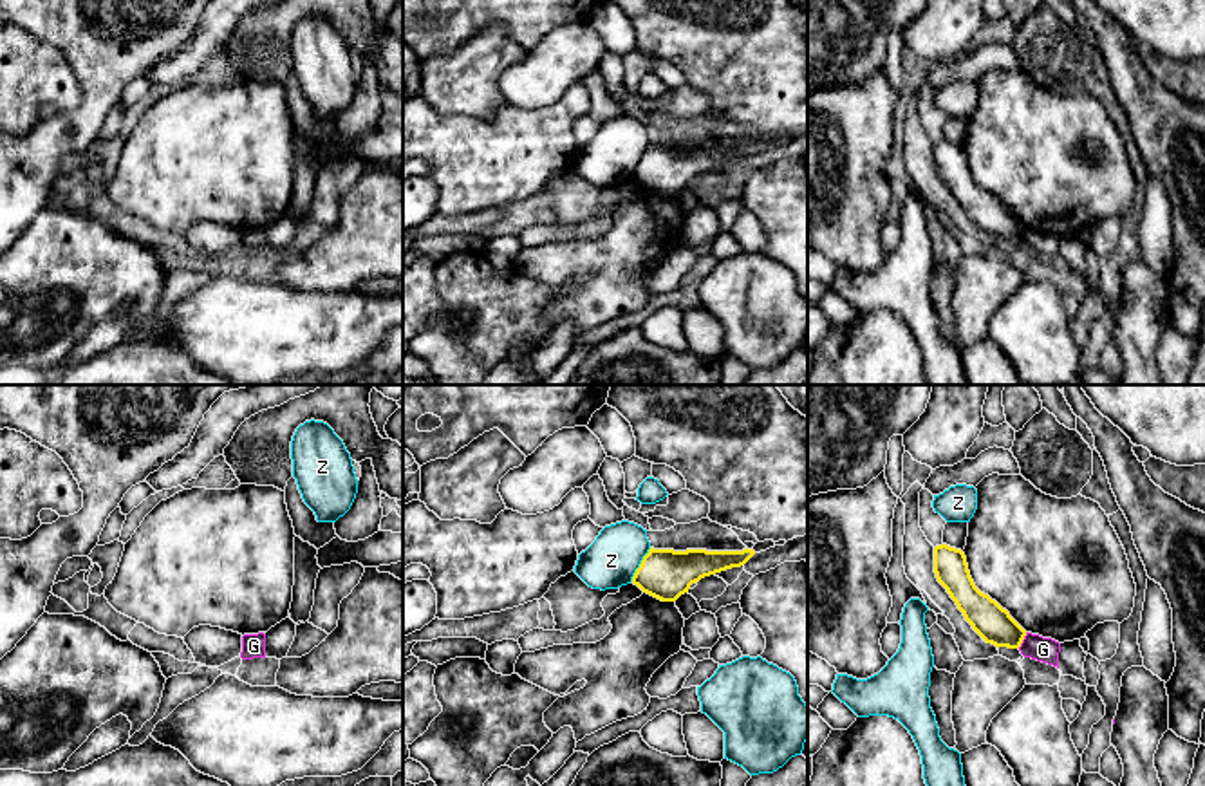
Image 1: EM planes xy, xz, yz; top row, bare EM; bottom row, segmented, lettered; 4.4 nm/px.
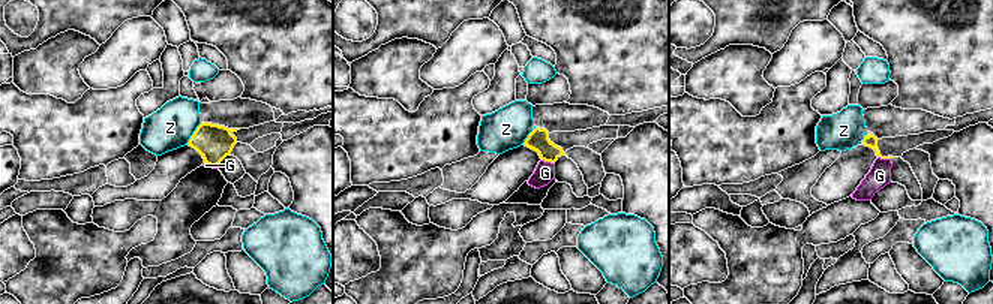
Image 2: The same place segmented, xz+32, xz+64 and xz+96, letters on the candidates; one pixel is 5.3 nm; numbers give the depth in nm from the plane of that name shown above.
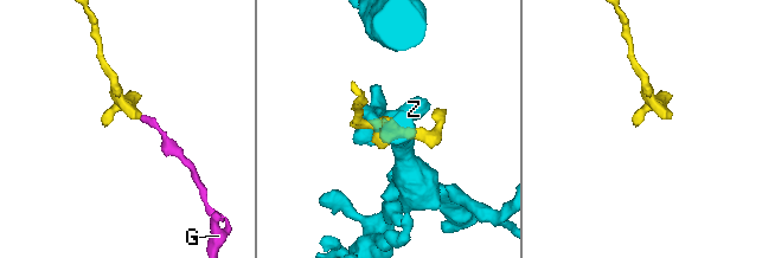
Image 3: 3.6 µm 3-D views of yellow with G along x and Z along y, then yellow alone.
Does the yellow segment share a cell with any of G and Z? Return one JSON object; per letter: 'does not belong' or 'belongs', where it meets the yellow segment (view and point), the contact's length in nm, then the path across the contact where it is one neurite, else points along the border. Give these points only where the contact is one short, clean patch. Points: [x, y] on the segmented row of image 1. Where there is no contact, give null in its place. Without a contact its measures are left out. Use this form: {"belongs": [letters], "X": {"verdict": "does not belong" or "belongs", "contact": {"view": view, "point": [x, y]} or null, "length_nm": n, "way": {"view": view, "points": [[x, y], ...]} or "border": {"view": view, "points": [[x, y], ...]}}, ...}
{"belongs": [], "G": {"verdict": "does not belong", "contact": {"view": "yz", "point": [1023, 638]}, "length_nm": 80, "border": {"view": "yz", "points": [[1027, 633], [1018, 647]]}}, "Z": {"verdict": "does not belong", "contact": {"view": "xz", "point": [640, 564]}, "length_nm": 180}}

